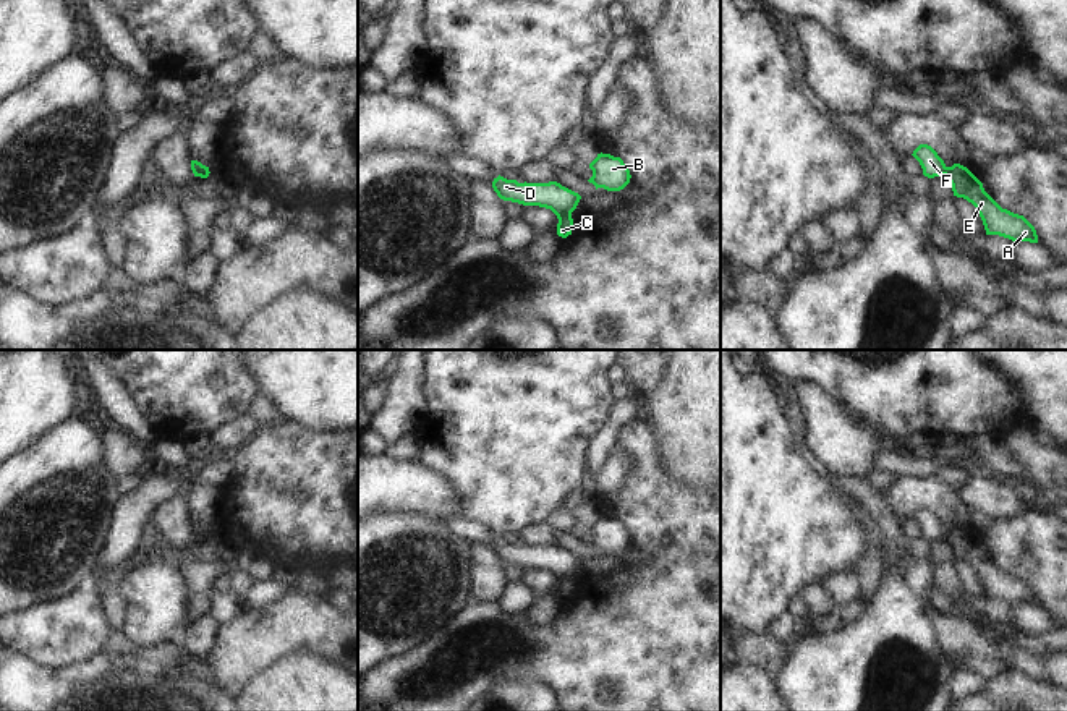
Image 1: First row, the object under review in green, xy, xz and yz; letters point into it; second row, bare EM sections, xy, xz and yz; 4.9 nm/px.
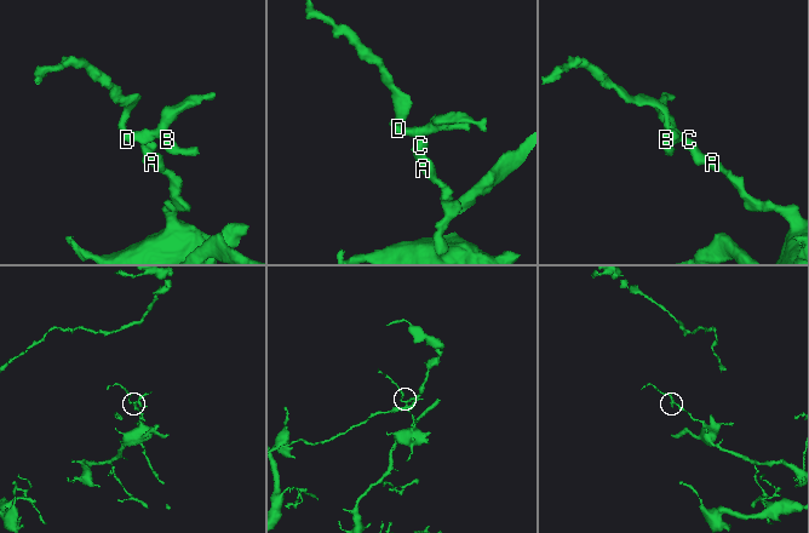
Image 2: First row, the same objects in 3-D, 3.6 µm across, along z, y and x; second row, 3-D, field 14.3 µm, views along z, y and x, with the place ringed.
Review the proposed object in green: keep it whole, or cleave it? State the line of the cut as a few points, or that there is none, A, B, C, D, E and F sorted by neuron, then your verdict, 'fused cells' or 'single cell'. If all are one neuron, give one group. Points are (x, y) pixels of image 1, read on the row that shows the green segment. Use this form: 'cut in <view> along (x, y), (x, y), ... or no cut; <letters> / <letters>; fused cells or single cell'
cut in xz along (570, 212), (557, 217); A C E / B D F; fused cells

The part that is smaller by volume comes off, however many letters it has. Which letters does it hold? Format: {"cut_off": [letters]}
{"cut_off": ["B", "D", "F"]}

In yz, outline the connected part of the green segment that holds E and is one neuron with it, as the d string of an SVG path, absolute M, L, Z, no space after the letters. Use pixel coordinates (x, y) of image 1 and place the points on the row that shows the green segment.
M960 164L947 167L946 178L952 185L954 196L967 199L978 209L986 235L1038 243L1035 227L1023 215L1002 209L967 167Z

